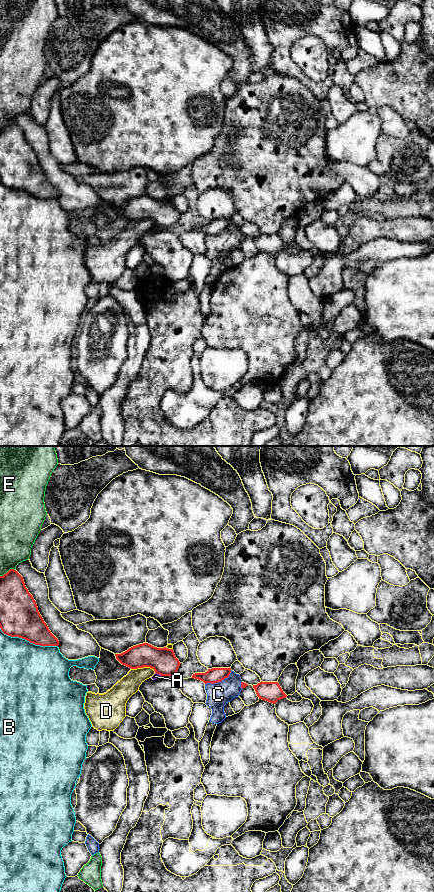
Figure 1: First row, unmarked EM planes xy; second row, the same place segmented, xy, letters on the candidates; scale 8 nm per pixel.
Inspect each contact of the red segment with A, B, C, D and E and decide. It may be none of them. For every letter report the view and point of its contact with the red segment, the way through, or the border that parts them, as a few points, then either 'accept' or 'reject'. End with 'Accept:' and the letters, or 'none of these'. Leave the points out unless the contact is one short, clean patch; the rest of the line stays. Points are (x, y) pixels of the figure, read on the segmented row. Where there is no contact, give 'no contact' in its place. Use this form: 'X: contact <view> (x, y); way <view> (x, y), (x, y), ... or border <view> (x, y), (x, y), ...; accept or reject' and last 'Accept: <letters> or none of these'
A: contact xy (158, 673); reject
B: contact xy (28, 640); reject
C: contact xy (219, 681); border xy (231, 670), (230, 674), (220, 681), (205, 684); reject
D: contact xy (143, 666); reject
E: contact xy (8, 571); reject
Accept: none of these

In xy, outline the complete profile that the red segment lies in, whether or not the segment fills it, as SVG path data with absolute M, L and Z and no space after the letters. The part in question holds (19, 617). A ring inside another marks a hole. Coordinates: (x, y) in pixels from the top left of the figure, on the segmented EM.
M14 569L0 576L0 628L8 636L19 637L35 645L59 645L58 639L40 615L36 601L26 588L23 577Z

